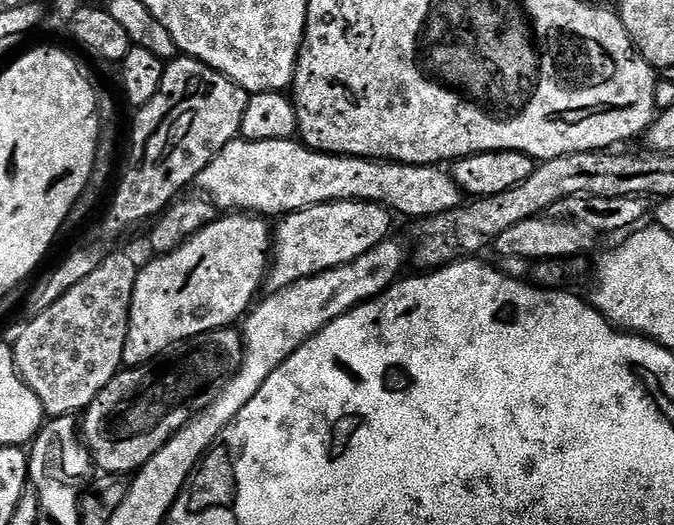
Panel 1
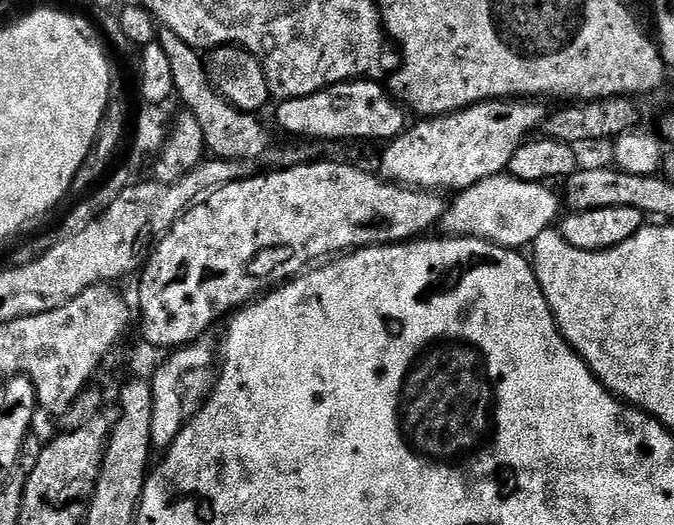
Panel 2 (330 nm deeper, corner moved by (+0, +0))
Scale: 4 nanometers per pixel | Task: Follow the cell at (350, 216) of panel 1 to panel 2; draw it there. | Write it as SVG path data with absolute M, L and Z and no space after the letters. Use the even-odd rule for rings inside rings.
M528 98L483 100L461 112L417 119L413 128L383 145L379 175L390 184L441 194L462 192L482 178L499 176L532 131L543 125L546 109L540 104Z

